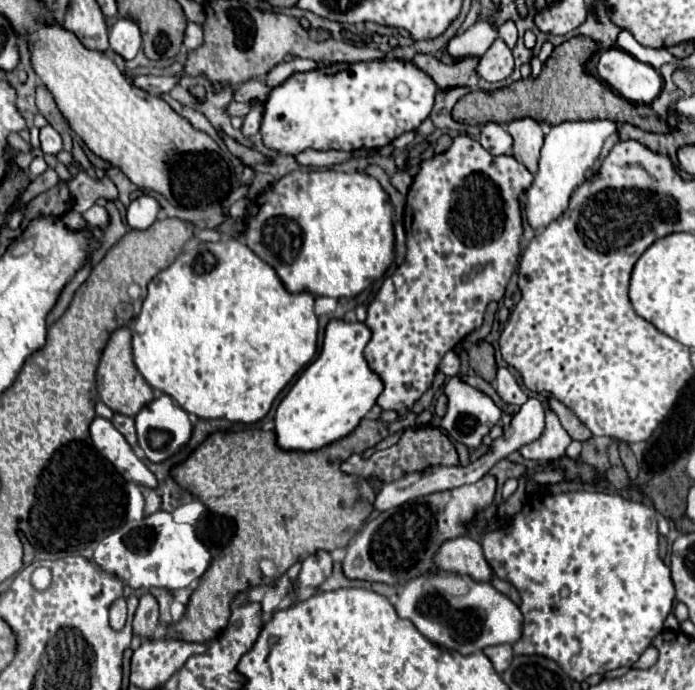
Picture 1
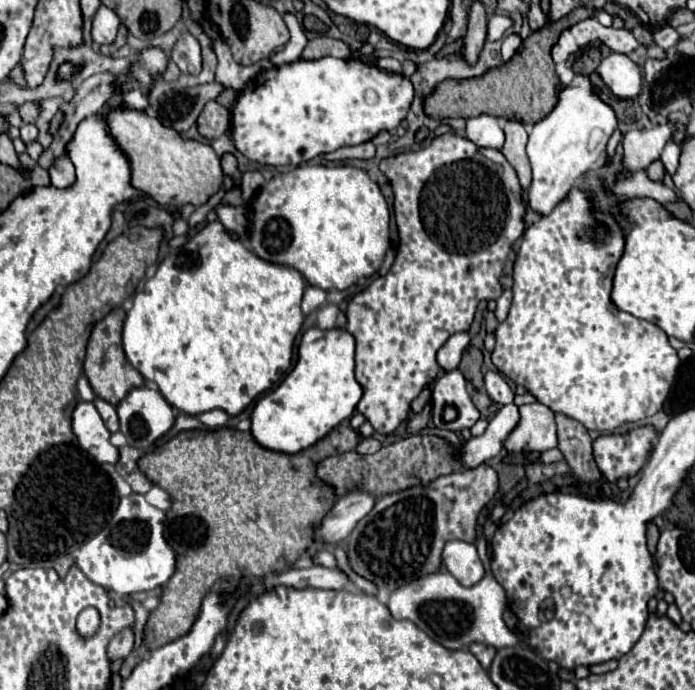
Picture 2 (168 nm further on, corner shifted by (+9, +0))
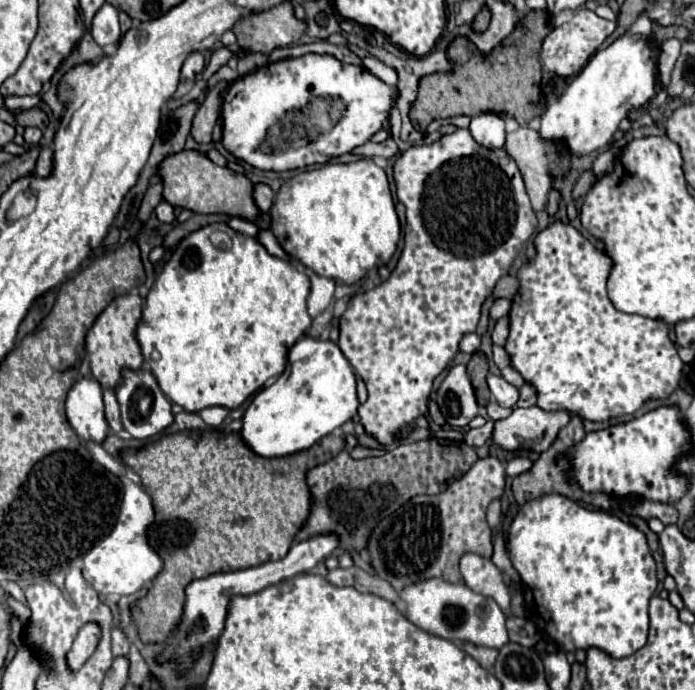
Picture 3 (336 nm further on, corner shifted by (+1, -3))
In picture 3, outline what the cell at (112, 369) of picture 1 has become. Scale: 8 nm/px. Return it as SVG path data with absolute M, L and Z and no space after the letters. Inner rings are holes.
M130 291L126 295L114 297L110 305L98 315L90 331L86 333L86 353L90 359L90 369L92 377L100 381L102 387L114 389L120 383L120 371L124 367L130 369L140 369L144 363L140 345L136 341L136 327L142 317L142 299L138 293Z

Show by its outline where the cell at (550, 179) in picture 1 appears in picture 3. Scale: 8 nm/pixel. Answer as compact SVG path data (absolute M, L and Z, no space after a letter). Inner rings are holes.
M628 31L598 51L586 67L570 79L562 97L544 111L540 135L544 139L564 141L568 149L578 155L606 147L628 111L646 105L656 95L656 51L652 45L650 37Z

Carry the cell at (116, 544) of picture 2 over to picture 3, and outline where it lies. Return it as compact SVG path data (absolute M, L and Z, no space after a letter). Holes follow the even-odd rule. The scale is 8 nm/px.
M124 475L120 479L124 483L124 503L122 503L122 509L120 509L118 523L116 523L114 531L102 543L98 543L94 549L88 551L88 555L84 557L84 567L82 567L84 579L100 595L108 595L108 593L130 595L130 593L136 593L142 587L150 585L152 579L162 569L162 559L148 545L148 539L146 539L146 529L154 519L152 501L140 485L128 481Z

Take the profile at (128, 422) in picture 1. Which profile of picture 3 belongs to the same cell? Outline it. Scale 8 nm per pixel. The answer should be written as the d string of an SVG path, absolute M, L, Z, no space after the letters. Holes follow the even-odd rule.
M104 389L104 413L106 413L106 421L110 425L110 429L114 433L122 431L122 421L120 421L120 409L118 409L118 401L112 389Z

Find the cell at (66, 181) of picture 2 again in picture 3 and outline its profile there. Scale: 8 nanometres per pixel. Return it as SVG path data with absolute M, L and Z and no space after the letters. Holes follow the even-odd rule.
M42 147L38 161L36 161L36 167L34 167L34 173L40 177L48 177L52 173L52 151L50 151L50 147Z

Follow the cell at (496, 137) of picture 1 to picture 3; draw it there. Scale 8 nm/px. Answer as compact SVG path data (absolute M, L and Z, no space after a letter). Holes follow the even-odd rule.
M482 113L482 115L472 117L470 133L476 143L480 143L482 147L488 147L488 149L504 147L504 141L506 141L504 119L500 119L494 113Z

